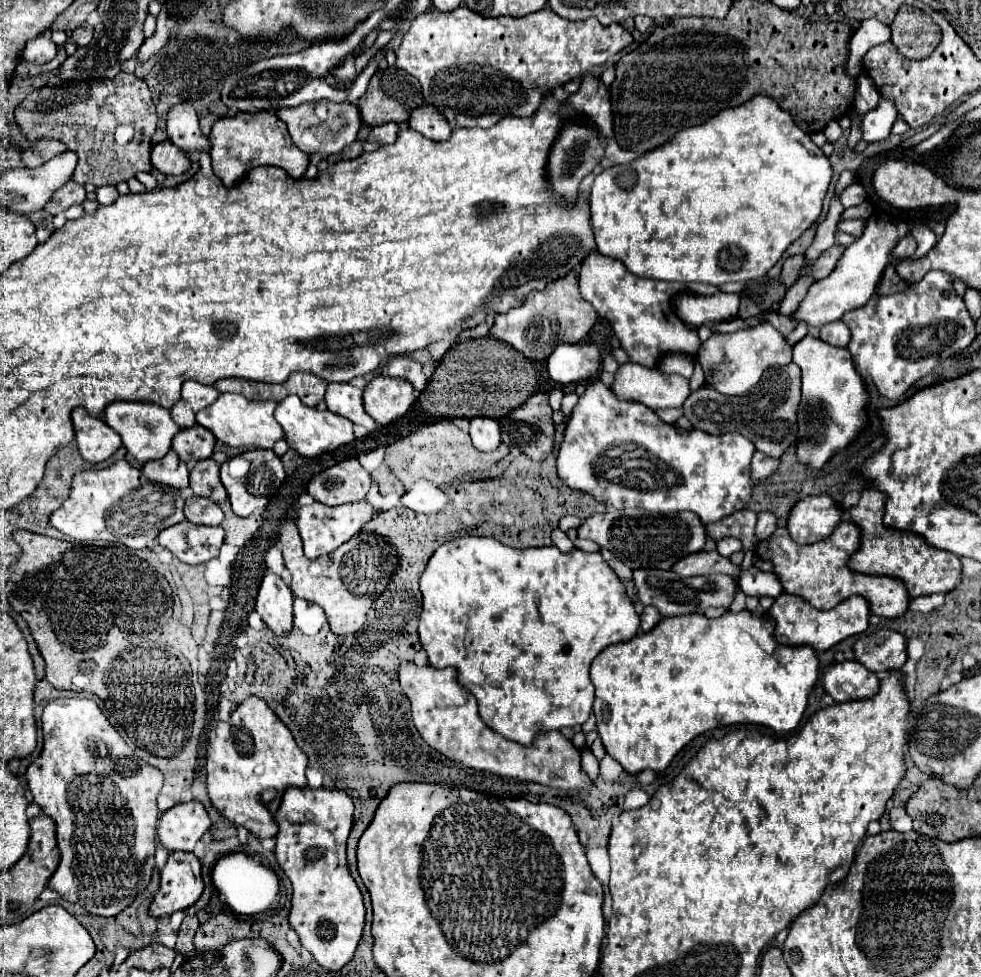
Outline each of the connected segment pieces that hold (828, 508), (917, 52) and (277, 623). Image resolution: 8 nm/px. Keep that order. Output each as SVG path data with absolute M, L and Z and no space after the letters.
M807 496L791 508L787 530L797 544L813 544L833 532L841 514L829 496Z
M901 6L897 10L891 32L895 48L913 60L927 58L941 42L939 26L929 14L915 6Z
M265 574L255 612L275 634L289 634L293 628L293 610L291 610L291 590L277 574Z

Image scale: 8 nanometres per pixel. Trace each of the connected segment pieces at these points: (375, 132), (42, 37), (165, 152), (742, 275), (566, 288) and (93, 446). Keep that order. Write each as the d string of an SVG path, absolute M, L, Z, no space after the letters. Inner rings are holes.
M387 122L383 126L371 128L367 140L369 142L377 142L377 144L391 144L391 142L395 142L397 132L399 132L399 126L395 122Z
M45 32L45 34L39 34L31 40L27 40L21 56L27 62L35 62L35 64L45 64L45 62L53 60L57 56L57 46L51 40L51 32Z
M169 140L153 146L151 162L161 174L167 174L167 176L169 174L181 176L191 168L191 158L185 152L181 152L177 146L173 146L173 142Z
M753 98L753 102L745 102L745 106L739 106L737 110L725 110L725 114L717 114L717 118L711 118L709 122L705 122L705 126L695 126L693 130L681 130L681 134L677 134L677 138L673 138L669 146L661 146L661 150L655 150L653 154L643 154L631 164L619 164L601 170L601 174L595 176L591 188L591 220L593 220L597 250L603 256L619 258L631 274L637 274L641 278L667 280L667 282L703 282L715 286L723 282L745 282L745 280L761 278L779 262L783 252L819 218L829 182L831 182L831 164L827 156L821 152L819 146L813 144L813 140L803 130L799 130L791 114L771 98ZM745 120L751 120L749 128L745 126ZM633 170L637 176L635 184L633 184Z
M567 274L563 278L553 280L549 288L529 294L523 306L513 308L507 314L495 316L491 336L509 342L517 350L521 350L529 360L545 360L559 344L563 342L577 344L593 328L595 322L597 322L597 312L579 294L577 276Z
M75 408L71 416L77 448L87 462L103 462L121 446L119 434L111 430L103 420L93 418L85 408Z

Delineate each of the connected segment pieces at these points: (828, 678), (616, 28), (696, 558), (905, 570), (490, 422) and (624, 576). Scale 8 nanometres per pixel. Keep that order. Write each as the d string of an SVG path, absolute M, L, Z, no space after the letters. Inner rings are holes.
M855 660L825 666L821 682L835 702L871 698L879 688L879 678Z
M459 6L449 12L431 8L425 16L421 14L417 20L413 20L413 26L405 34L401 46L395 50L395 64L419 80L423 98L435 106L451 122L451 126L489 128L505 116L523 118L535 114L537 94L551 92L557 86L563 86L573 78L587 74L589 68L605 64L613 54L631 42L633 36L617 22L609 26L603 26L597 18L571 22L557 16L551 8L543 8L537 14L523 18L483 18L467 6Z
M697 552L697 554L689 554L689 556L681 558L681 562L677 562L673 566L673 572L677 572L683 578L703 576L703 574L713 574L713 572L737 576L739 566L733 566L731 560L723 558L719 552Z
M873 488L863 490L857 506L849 508L849 516L853 524L861 530L861 546L849 558L849 570L861 574L875 576L891 576L905 584L911 598L915 596L931 596L931 594L947 594L961 582L961 562L955 554L929 546L919 534L901 532L895 528L883 526L883 510L885 496Z
M471 418L469 434L471 434L473 446L481 452L493 452L501 444L499 422L493 418Z
M605 548L601 550L601 554L603 554L605 562L613 568L613 572L615 572L621 580L631 580L631 570L629 570L629 568L619 560L619 558L615 558L615 556L613 556L609 550L605 550Z

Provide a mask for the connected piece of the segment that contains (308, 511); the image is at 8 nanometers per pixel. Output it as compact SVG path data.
M367 500L341 504L341 506L335 506L335 508L323 506L321 502L313 502L311 506L301 506L299 512L297 512L297 528L299 528L301 538L303 538L305 556L315 560L323 554L331 554L343 542L347 542L351 536L355 536L363 528L363 524L367 524L375 514L377 514L377 510Z

